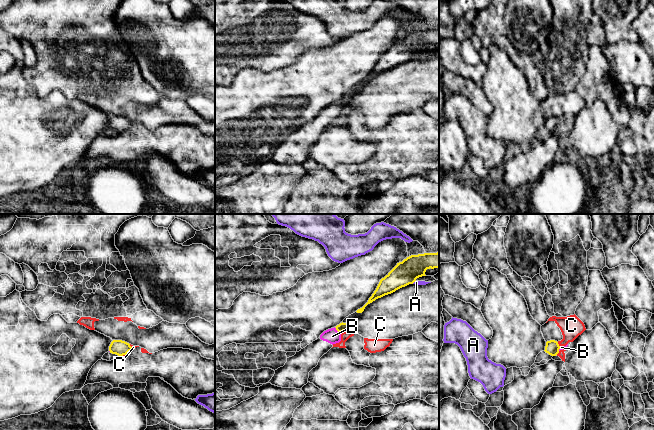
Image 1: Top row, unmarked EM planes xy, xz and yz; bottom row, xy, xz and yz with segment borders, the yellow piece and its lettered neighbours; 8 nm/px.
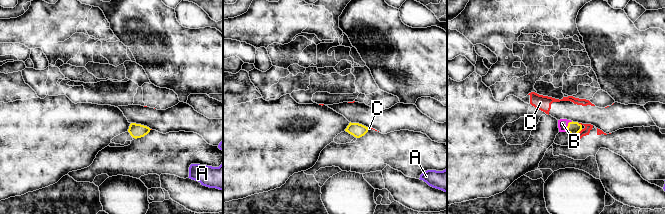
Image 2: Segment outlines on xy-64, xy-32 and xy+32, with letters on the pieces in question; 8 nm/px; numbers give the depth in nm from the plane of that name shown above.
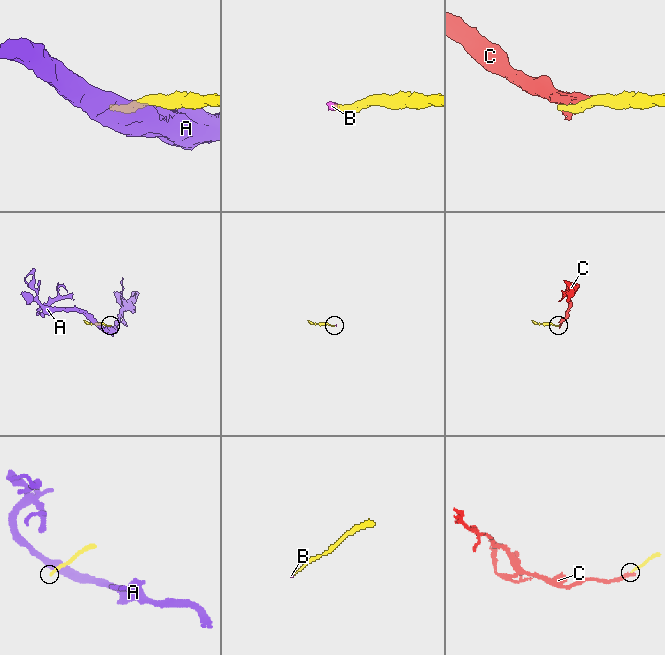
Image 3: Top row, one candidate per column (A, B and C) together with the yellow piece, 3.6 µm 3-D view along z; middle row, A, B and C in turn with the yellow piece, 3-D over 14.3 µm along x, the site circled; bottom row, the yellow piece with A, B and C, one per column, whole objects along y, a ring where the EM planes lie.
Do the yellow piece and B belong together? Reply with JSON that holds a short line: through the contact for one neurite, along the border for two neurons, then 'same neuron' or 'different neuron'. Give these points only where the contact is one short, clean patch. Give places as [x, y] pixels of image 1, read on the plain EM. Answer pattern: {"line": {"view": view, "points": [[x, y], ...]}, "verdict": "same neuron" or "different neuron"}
{"line": {"view": "xz", "points": [[341, 103], [338, 107], [332, 112]]}, "verdict": "same neuron"}

